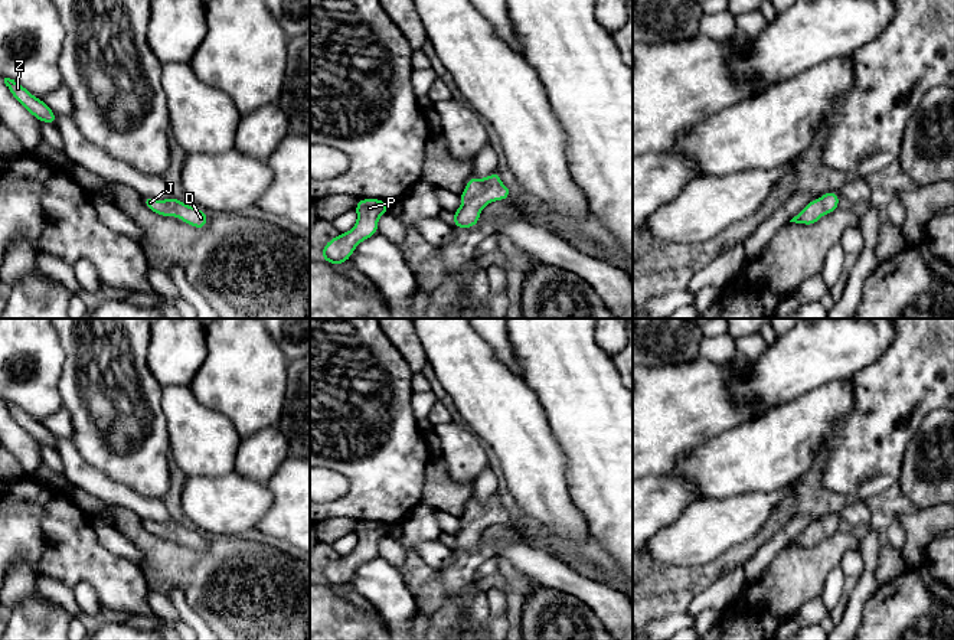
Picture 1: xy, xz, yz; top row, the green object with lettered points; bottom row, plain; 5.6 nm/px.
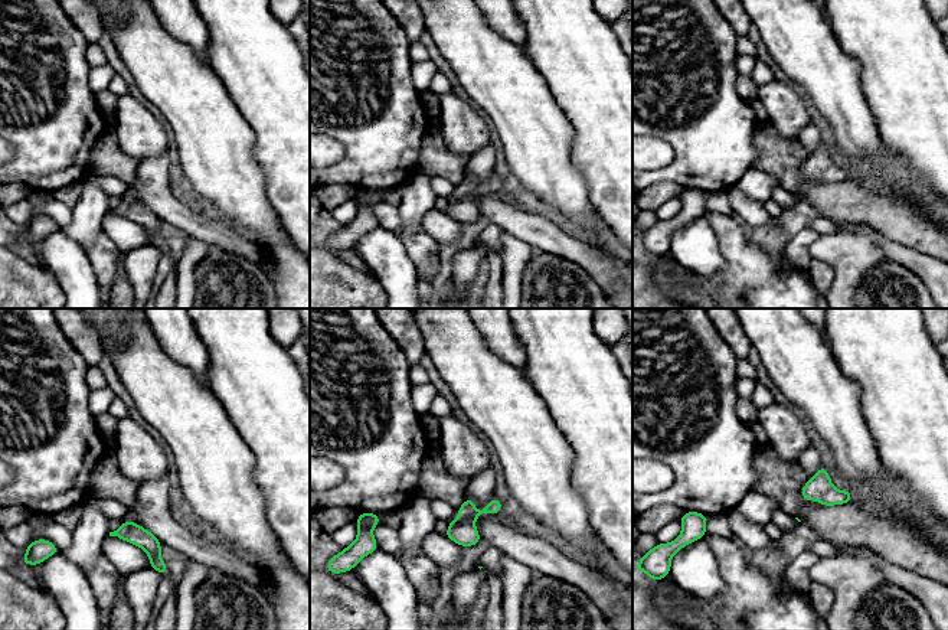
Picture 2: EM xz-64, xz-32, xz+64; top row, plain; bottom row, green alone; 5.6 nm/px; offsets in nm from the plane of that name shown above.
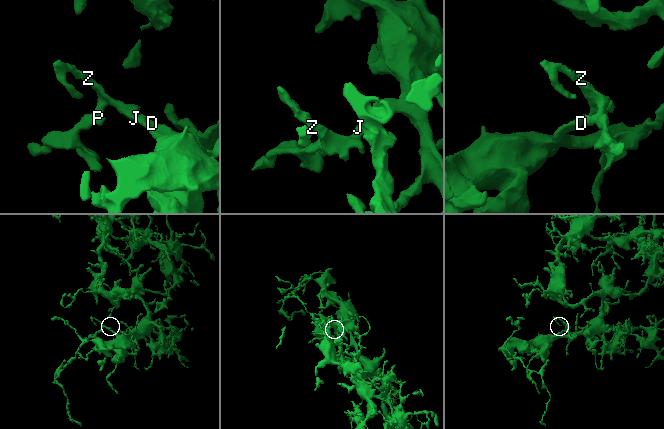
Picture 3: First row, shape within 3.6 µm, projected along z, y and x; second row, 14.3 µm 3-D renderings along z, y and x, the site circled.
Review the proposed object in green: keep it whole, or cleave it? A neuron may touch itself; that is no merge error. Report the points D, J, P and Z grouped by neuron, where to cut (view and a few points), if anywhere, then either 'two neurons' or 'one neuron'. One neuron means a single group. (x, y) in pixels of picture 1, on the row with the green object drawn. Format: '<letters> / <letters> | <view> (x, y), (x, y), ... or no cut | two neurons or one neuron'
D J P Z | no cut | one neuron

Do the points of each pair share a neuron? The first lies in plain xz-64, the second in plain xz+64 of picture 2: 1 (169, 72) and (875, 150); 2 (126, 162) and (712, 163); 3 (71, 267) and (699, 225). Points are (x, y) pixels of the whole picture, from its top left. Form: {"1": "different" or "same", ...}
{"1": "same", "2": "different", "3": "same"}

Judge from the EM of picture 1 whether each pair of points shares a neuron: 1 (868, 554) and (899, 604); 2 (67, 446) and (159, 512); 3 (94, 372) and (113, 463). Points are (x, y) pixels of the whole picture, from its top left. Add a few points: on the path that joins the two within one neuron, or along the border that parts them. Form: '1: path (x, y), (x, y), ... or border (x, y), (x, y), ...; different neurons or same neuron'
1: border (881, 584), (862, 613); different neurons
2: path (82, 470), (108, 492), (134, 502); same neuron
3: path (111, 395), (113, 440); same neuron

